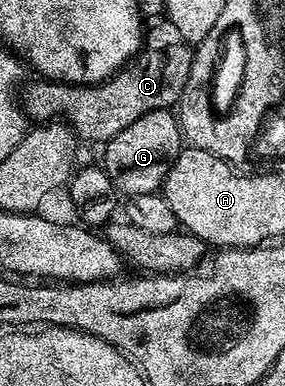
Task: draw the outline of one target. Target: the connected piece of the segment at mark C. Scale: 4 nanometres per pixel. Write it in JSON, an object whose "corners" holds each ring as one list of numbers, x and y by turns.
{"corners":[[167,17,154,18,151,23,144,28,141,50,105,82,70,85,37,81,41,83,31,84,29,92,19,99,26,116,37,125,62,119,78,140,104,145,115,133,123,133,131,121,139,121,139,117,152,111,176,108,191,73,194,48]]}

